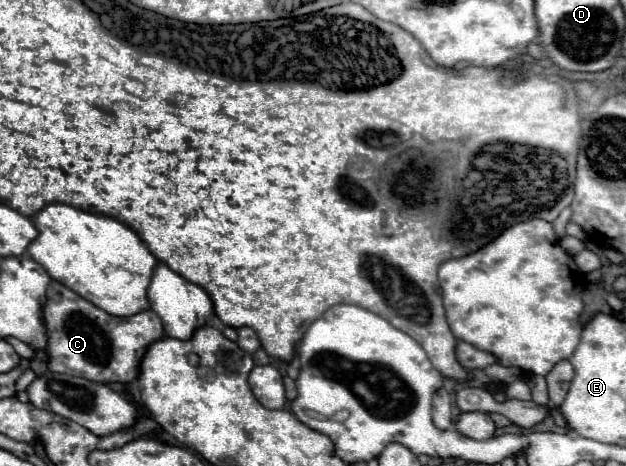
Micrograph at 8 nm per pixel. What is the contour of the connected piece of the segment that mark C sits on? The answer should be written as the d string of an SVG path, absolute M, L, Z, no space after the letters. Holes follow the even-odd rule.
M51 281L49 285L43 319L47 329L45 351L49 355L49 371L77 375L99 383L131 383L137 377L137 365L147 345L163 337L161 319L151 309L131 317L113 317L59 281ZM53 293L61 293L63 299L53 301Z

